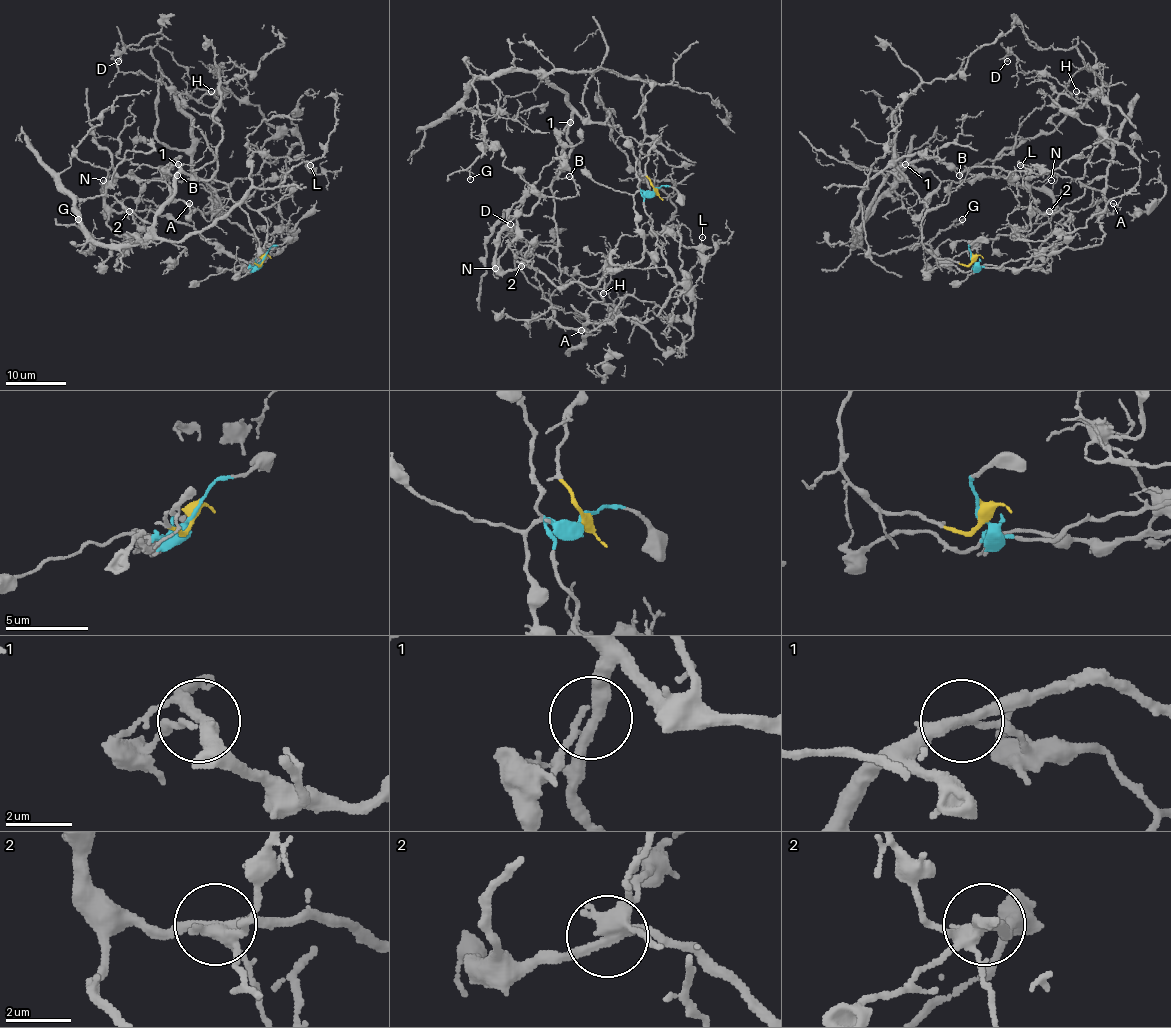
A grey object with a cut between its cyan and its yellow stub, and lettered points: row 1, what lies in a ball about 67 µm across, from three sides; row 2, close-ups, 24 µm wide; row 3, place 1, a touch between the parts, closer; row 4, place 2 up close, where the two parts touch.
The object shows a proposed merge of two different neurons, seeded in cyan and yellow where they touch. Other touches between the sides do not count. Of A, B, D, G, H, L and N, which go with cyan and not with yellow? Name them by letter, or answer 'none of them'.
A, D, H, L, N

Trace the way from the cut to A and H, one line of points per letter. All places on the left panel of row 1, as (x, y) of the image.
A: (264, 258), (283, 247), (265, 246), (220, 211), (202, 213), (188, 204)
H: (264, 258), (283, 247), (226, 217), (190, 157), (155, 134), (160, 68), (214, 107), (211, 91)

